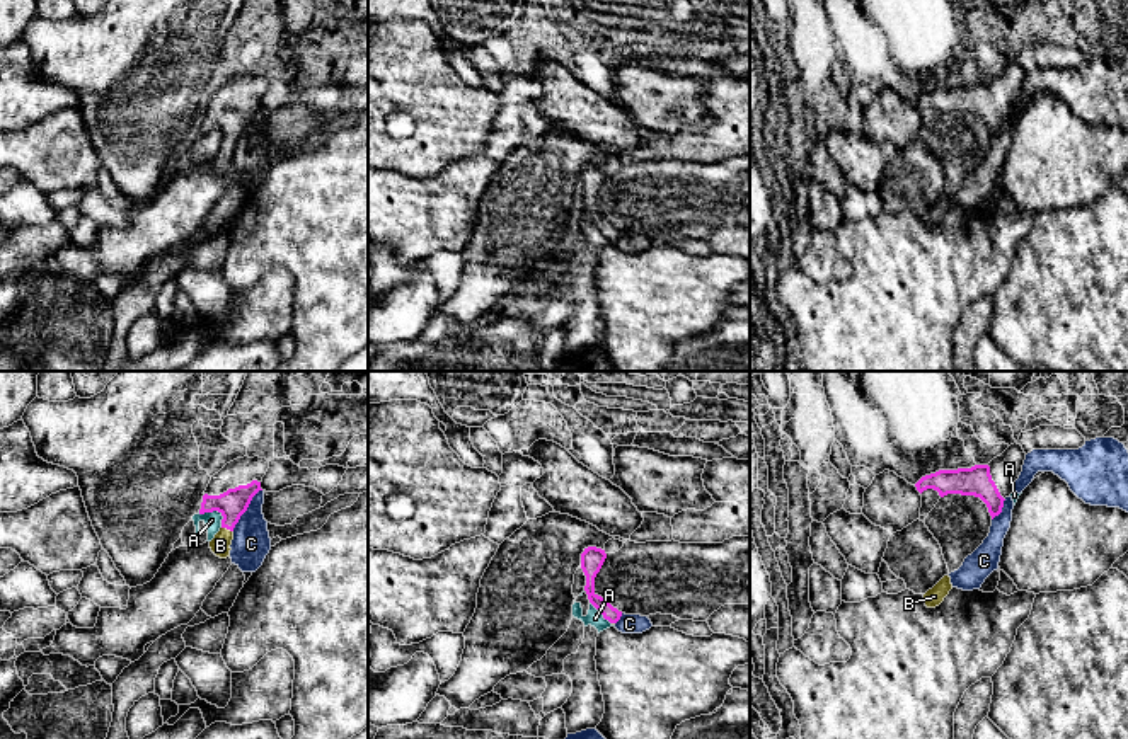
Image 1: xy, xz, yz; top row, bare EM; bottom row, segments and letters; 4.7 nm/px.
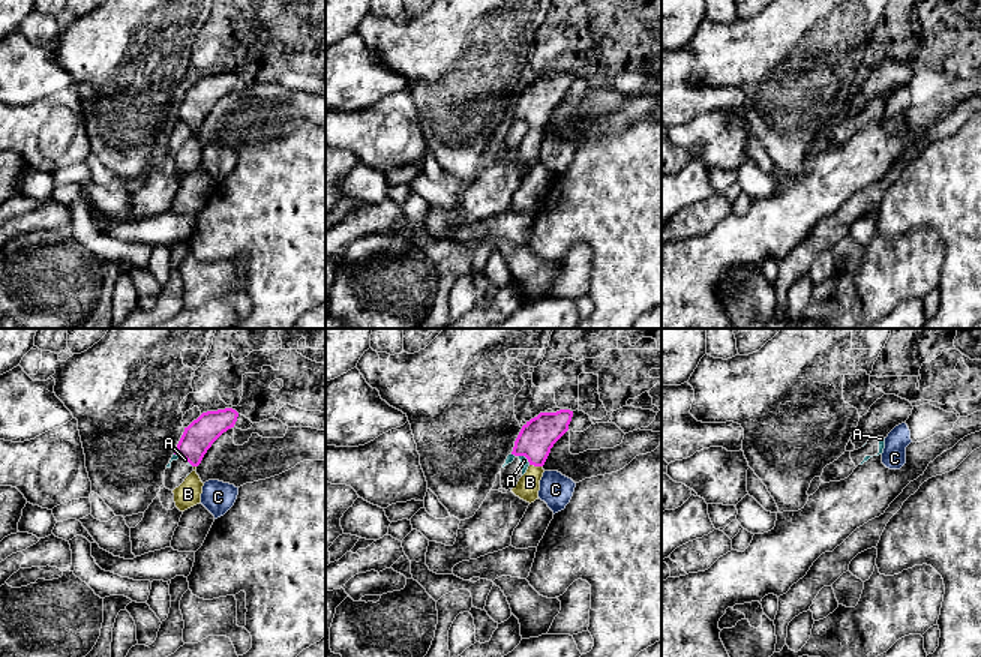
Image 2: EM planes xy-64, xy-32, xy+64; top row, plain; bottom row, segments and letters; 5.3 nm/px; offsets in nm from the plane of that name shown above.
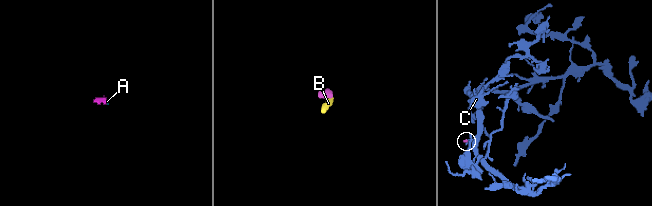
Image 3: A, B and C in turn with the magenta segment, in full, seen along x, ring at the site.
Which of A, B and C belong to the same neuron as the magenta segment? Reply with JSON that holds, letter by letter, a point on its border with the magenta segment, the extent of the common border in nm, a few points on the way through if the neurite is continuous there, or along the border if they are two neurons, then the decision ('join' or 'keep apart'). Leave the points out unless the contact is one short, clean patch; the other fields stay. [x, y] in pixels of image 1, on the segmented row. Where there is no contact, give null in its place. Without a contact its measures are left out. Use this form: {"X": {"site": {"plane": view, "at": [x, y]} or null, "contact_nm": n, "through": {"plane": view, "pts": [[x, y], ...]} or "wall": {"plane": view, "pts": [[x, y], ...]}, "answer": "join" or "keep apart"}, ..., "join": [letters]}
{"A": {"site": {"plane": "xy", "at": [215, 509]}, "contact_nm": 140, "wall": {"plane": "xy", "pts": [[198, 513], [217, 511], [222, 516], [222, 527]]}, "answer": "keep apart"}, "B": {"site": {"plane": "xy", "at": [227, 528]}, "contact_nm": 60, "through": {"plane": "xy", "pts": [[234, 503], [227, 528], [220, 545]]}, "answer": "join"}, "C": {"site": {"plane": "xy", "at": [246, 509]}, "contact_nm": 240, "wall": {"plane": "xy", "pts": [[261, 489], [232, 530]]}, "answer": "keep apart"}, "join": ["B"]}

